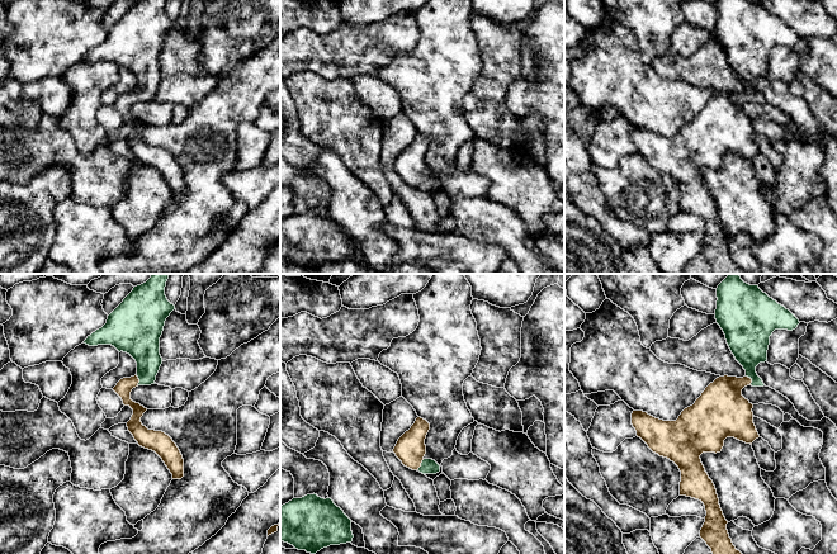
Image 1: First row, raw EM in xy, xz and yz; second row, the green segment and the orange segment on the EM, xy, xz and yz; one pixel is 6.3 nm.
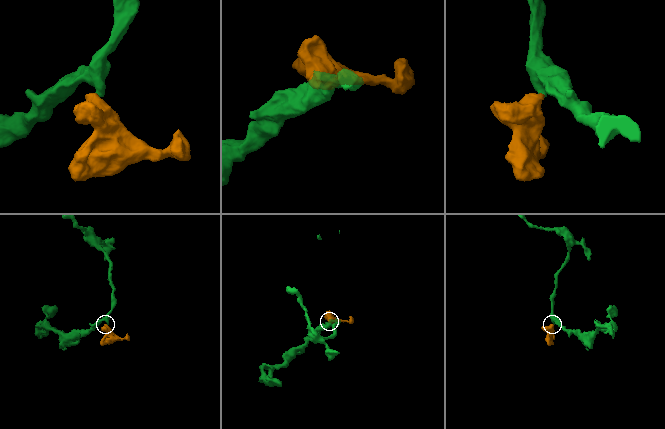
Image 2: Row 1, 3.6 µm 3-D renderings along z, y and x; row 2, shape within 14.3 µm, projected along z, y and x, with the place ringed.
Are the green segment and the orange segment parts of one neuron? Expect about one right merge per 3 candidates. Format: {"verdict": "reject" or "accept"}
{"verdict": "accept"}

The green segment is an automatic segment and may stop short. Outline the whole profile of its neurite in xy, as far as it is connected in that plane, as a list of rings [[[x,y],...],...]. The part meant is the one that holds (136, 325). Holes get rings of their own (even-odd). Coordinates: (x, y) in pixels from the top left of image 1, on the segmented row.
[[[152,274],[146,283],[134,287],[108,316],[107,323],[88,336],[84,344],[89,346],[112,345],[119,352],[127,352],[136,360],[137,374],[120,379],[113,388],[123,404],[133,409],[133,415],[127,422],[128,431],[140,446],[155,451],[162,459],[172,474],[172,479],[181,479],[184,459],[179,448],[165,432],[143,426],[141,417],[147,408],[131,399],[133,388],[155,384],[162,364],[160,337],[166,318],[175,309],[165,295],[169,275]]]

